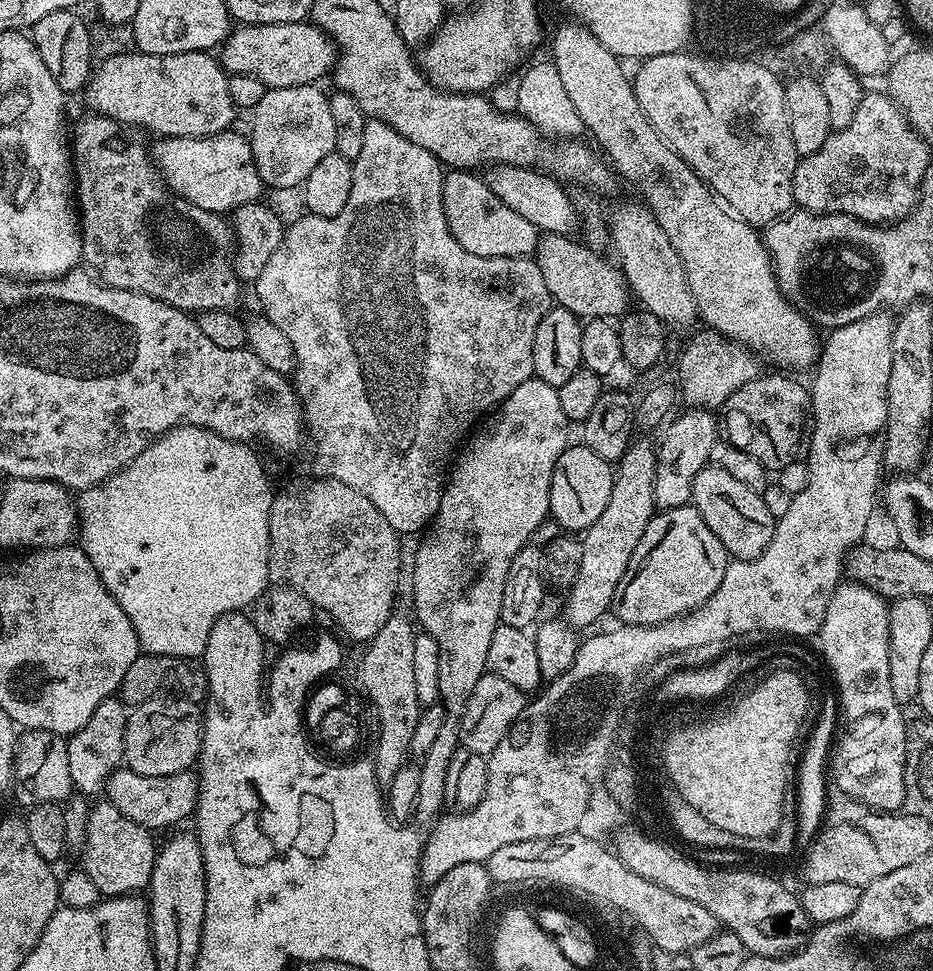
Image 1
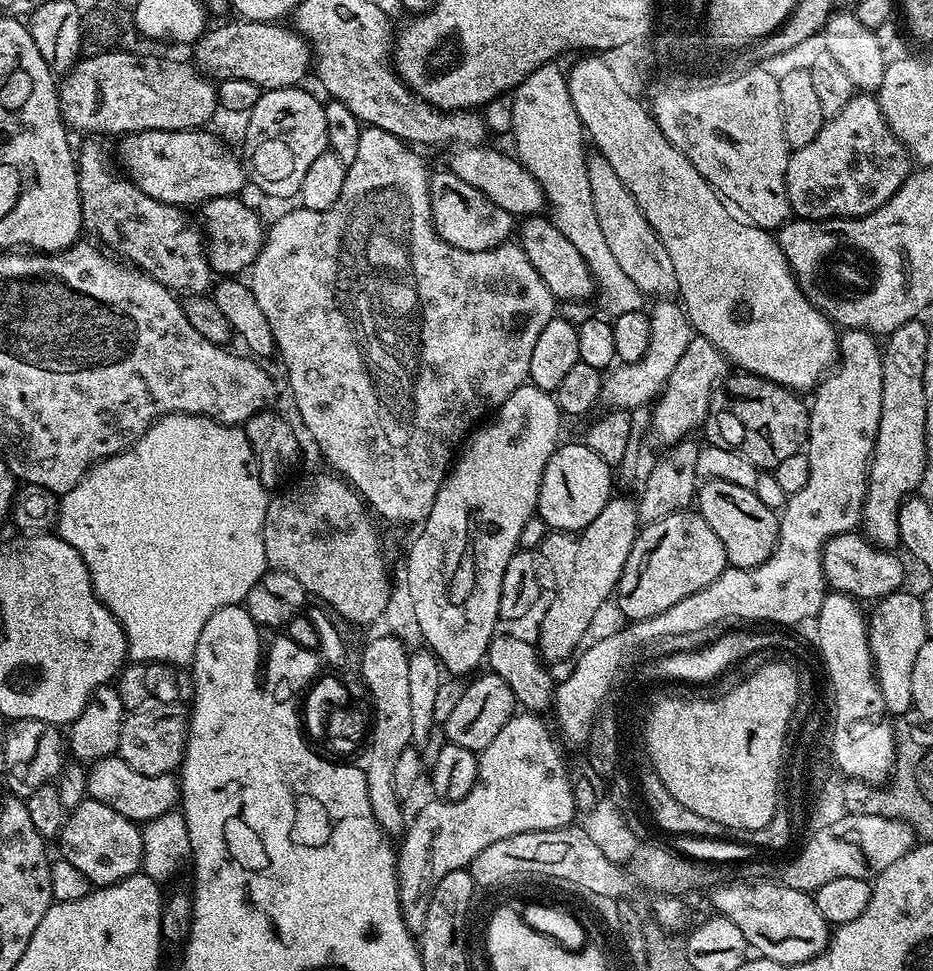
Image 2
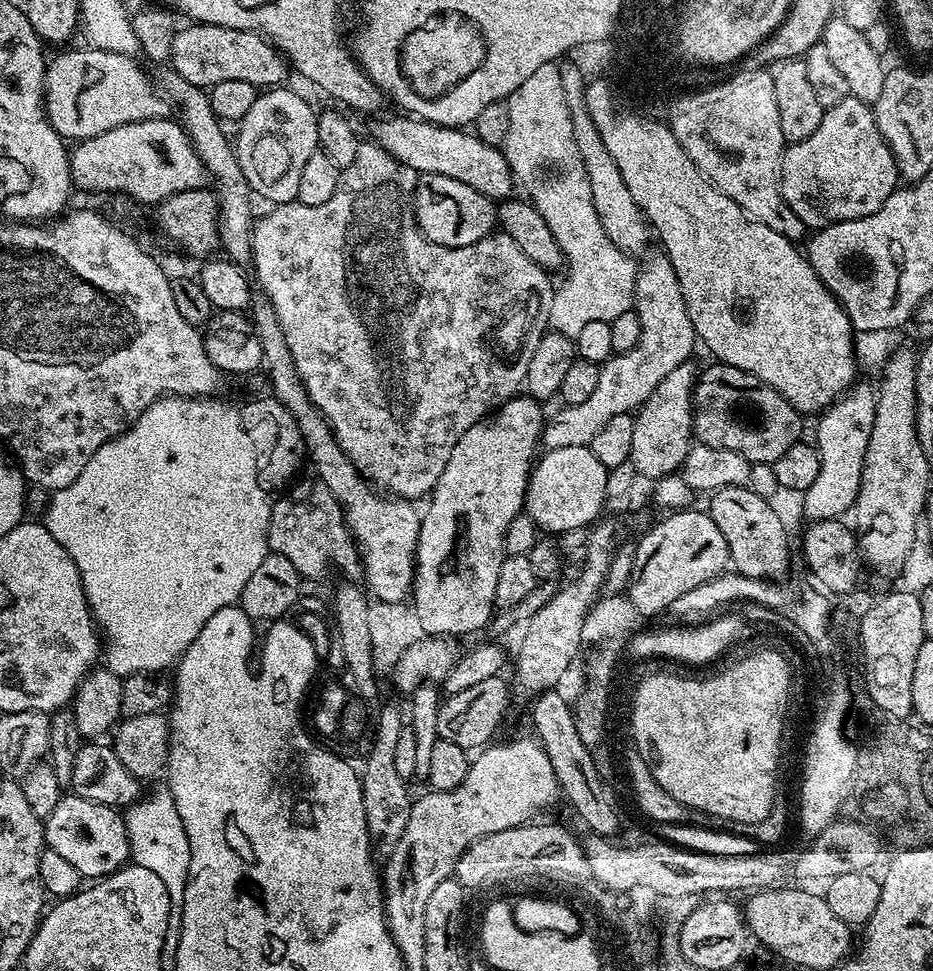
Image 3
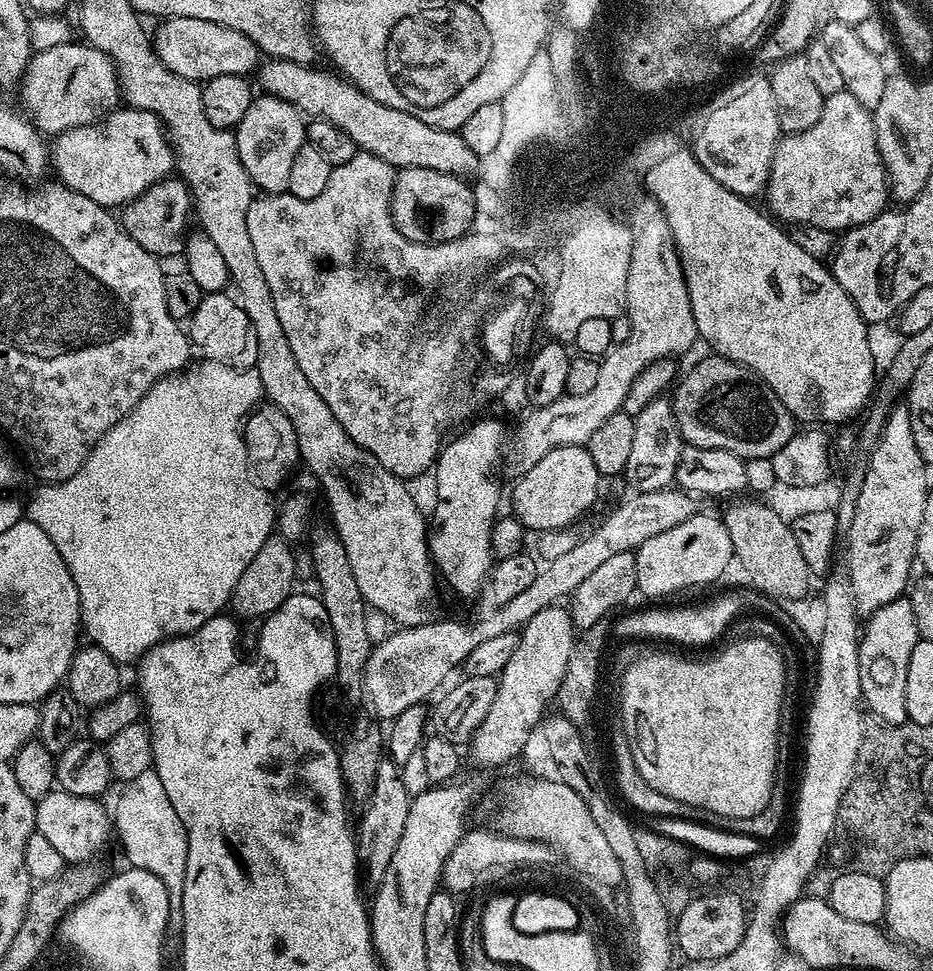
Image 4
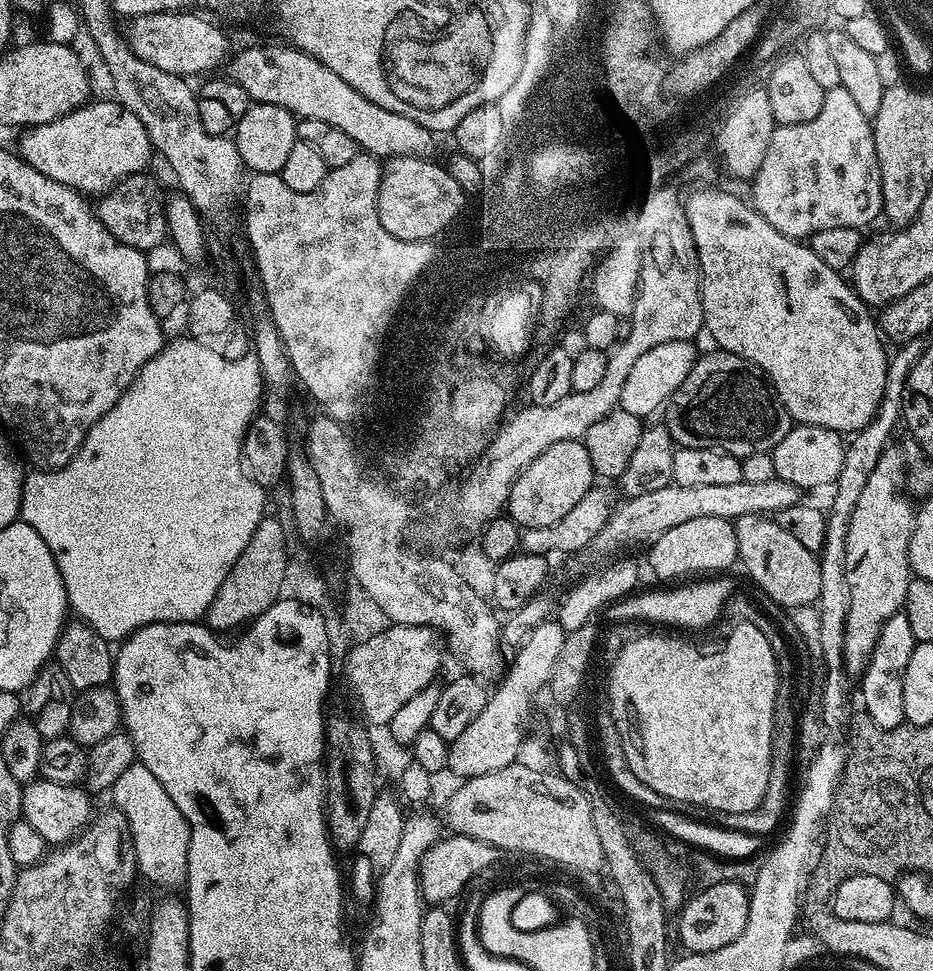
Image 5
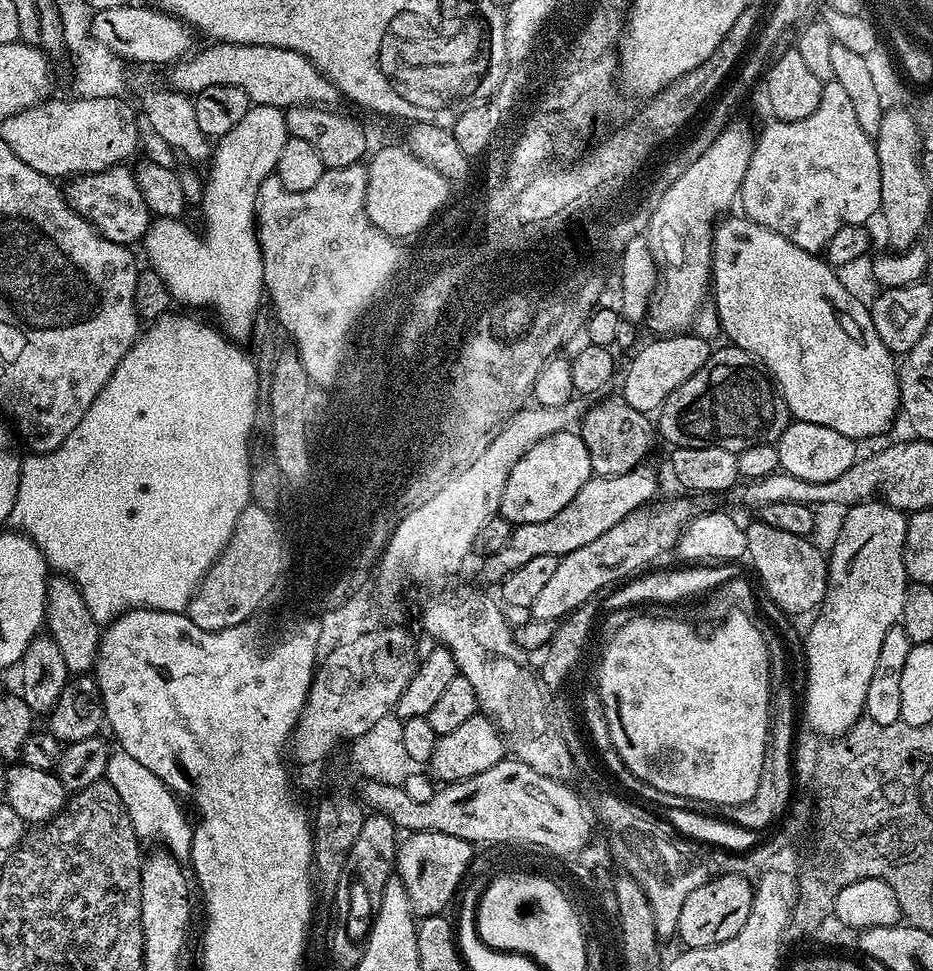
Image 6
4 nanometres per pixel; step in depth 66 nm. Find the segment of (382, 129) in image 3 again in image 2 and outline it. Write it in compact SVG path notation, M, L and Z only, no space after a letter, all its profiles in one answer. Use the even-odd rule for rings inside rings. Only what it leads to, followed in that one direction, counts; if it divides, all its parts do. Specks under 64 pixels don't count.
M479 144L456 146L448 156L447 171L453 172L462 182L474 186L474 190L482 190L494 206L502 206L514 218L534 216L543 213L546 208L546 199L542 186L520 164L515 155L507 156L496 148L488 148Z

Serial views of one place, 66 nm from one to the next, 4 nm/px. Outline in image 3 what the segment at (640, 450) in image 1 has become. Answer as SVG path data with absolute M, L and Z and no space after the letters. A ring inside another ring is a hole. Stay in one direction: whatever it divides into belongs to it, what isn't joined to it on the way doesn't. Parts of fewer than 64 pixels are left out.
M600 522L589 531L588 545L583 553L584 565L580 568L580 573L569 582L568 585L557 587L556 593L550 598L550 602L546 602L546 606L542 606L542 610L538 610L538 614L534 614L526 622L528 628L524 632L524 637L520 640L520 653L516 656L516 680L520 683L520 688L524 692L532 692L531 694L539 694L552 689L565 679L569 669L577 663L581 644L582 644L582 624L584 616L587 615L589 608L596 603L601 595L602 589L605 587L608 568L614 555L614 549L617 547L616 528L612 524L604 524Z

